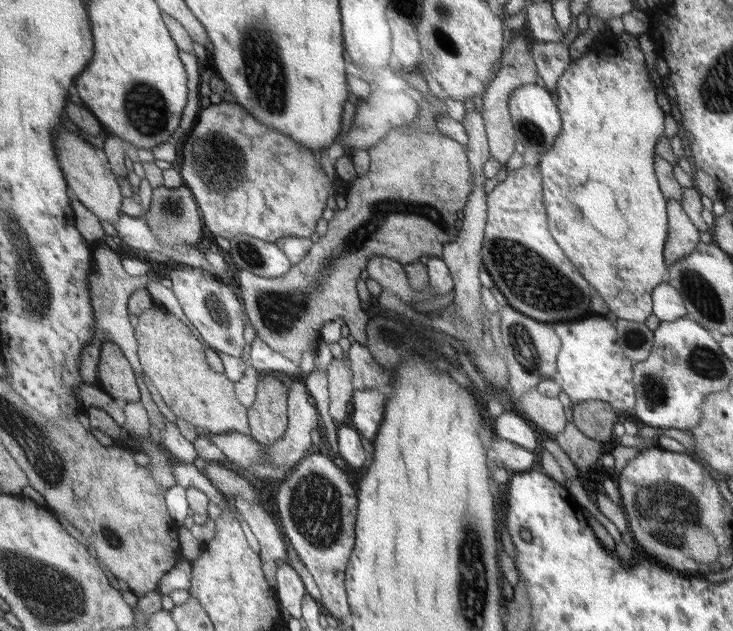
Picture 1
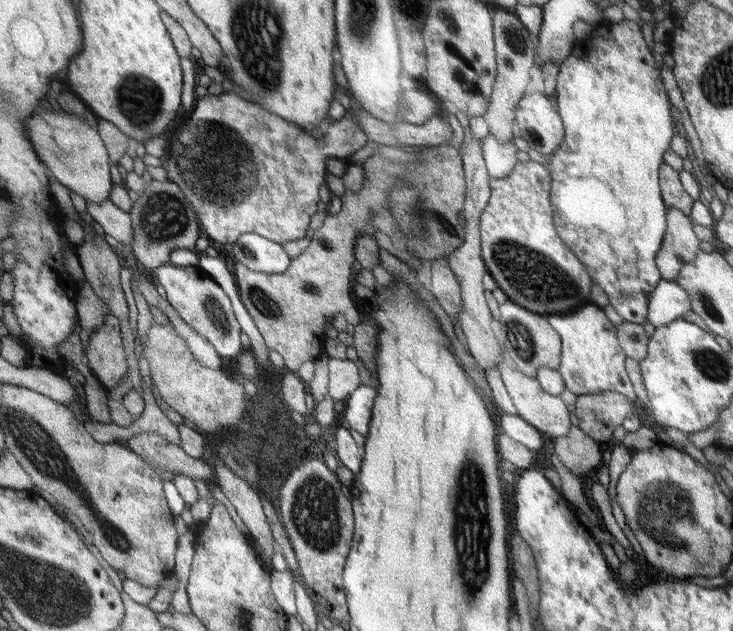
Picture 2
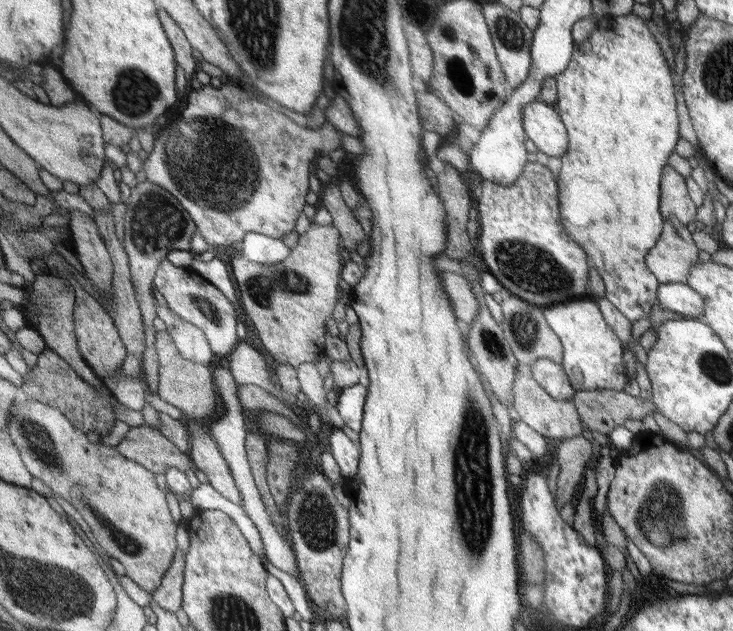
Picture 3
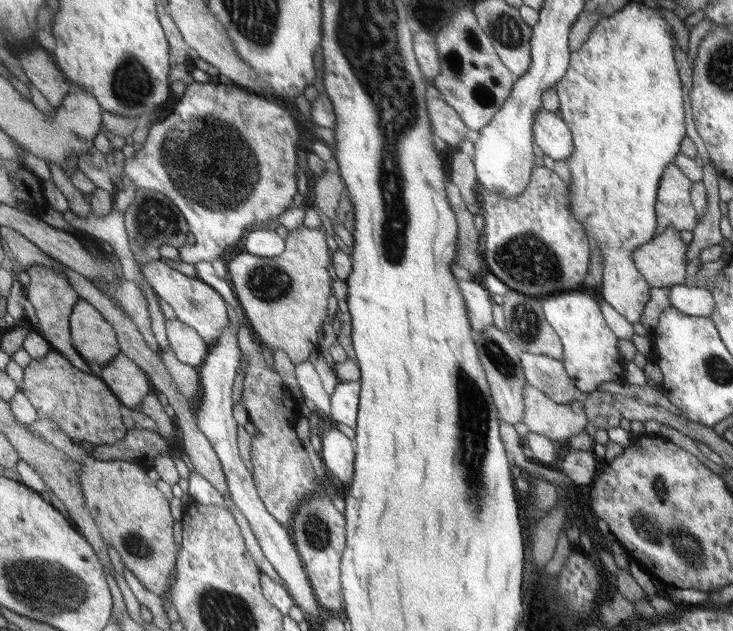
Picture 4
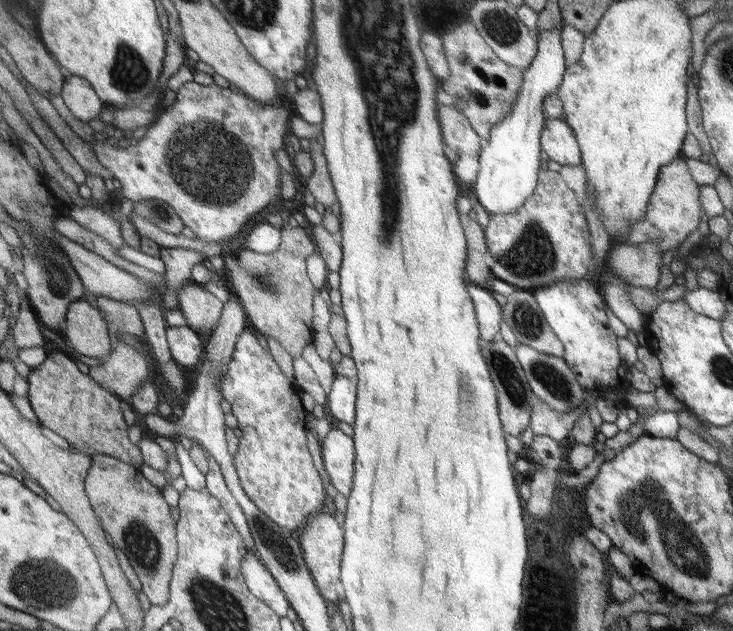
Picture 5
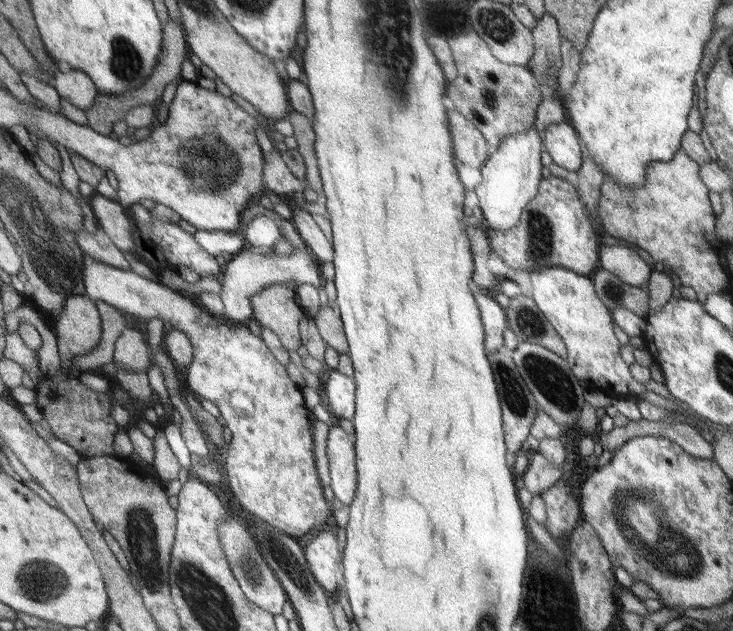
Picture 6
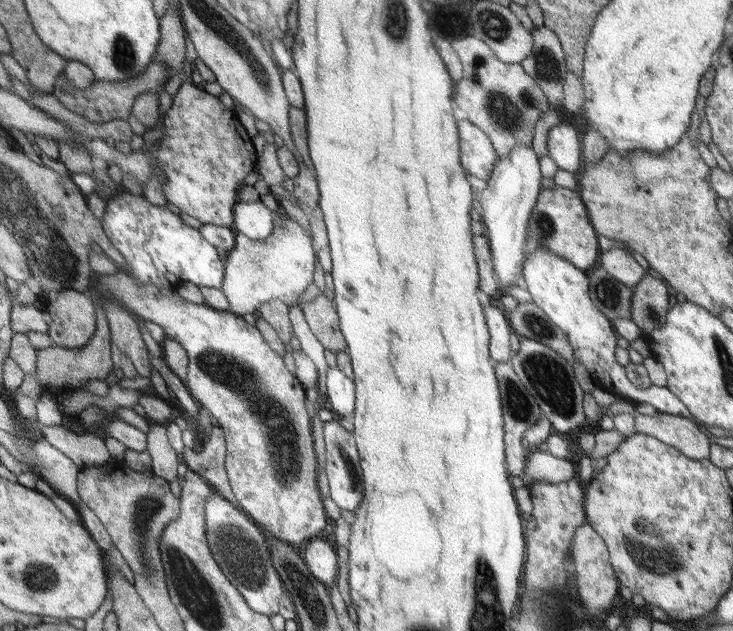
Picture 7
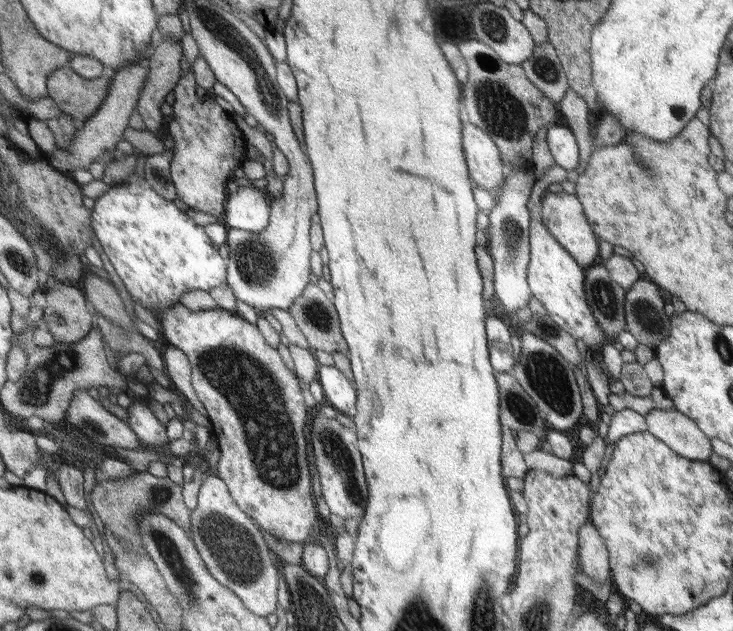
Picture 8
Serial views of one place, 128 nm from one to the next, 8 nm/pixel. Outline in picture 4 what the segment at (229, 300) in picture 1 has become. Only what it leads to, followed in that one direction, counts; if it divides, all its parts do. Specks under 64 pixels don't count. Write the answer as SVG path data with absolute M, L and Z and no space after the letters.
M157 259L147 262L147 265L144 265L140 271L145 282L158 298L162 298L171 306L176 319L195 329L206 345L212 345L214 340L221 336L221 332L227 324L229 312L226 310L225 302L215 289L201 279L185 276Z

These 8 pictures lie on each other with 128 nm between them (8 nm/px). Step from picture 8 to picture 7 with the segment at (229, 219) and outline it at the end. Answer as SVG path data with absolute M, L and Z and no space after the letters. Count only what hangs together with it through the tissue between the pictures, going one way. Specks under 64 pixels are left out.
M235 202L234 222L232 230L251 238L251 240L265 240L273 230L273 212L267 209L263 203L257 202Z

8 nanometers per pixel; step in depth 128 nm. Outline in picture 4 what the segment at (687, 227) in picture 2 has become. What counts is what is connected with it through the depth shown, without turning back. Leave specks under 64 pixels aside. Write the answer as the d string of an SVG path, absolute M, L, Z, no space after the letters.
M667 227L661 234L655 234L649 242L641 244L632 254L635 269L643 275L650 288L662 289L671 285L682 285L688 280L685 276L685 253L688 246L679 239L673 227Z

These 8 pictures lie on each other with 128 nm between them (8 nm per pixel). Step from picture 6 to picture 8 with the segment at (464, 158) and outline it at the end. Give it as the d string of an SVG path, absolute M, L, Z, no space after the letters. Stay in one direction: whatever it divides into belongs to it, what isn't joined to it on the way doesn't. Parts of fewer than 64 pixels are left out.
M463 124L462 136L463 155L470 178L477 189L491 195L491 191L495 191L504 180L499 152L491 138L471 124Z

